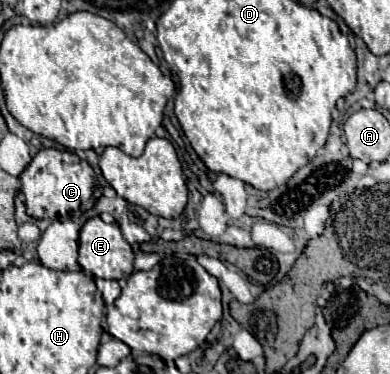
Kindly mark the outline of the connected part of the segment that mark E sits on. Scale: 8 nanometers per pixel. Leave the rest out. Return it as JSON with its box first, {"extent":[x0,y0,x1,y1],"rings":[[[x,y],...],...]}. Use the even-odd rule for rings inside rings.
{"extent":[79,216,134,280],"rings":[[[99,216],[85,222],[79,234],[79,264],[85,272],[91,272],[95,278],[123,280],[123,278],[129,278],[134,271],[133,262],[133,250],[123,238],[117,224],[105,224]]]}

